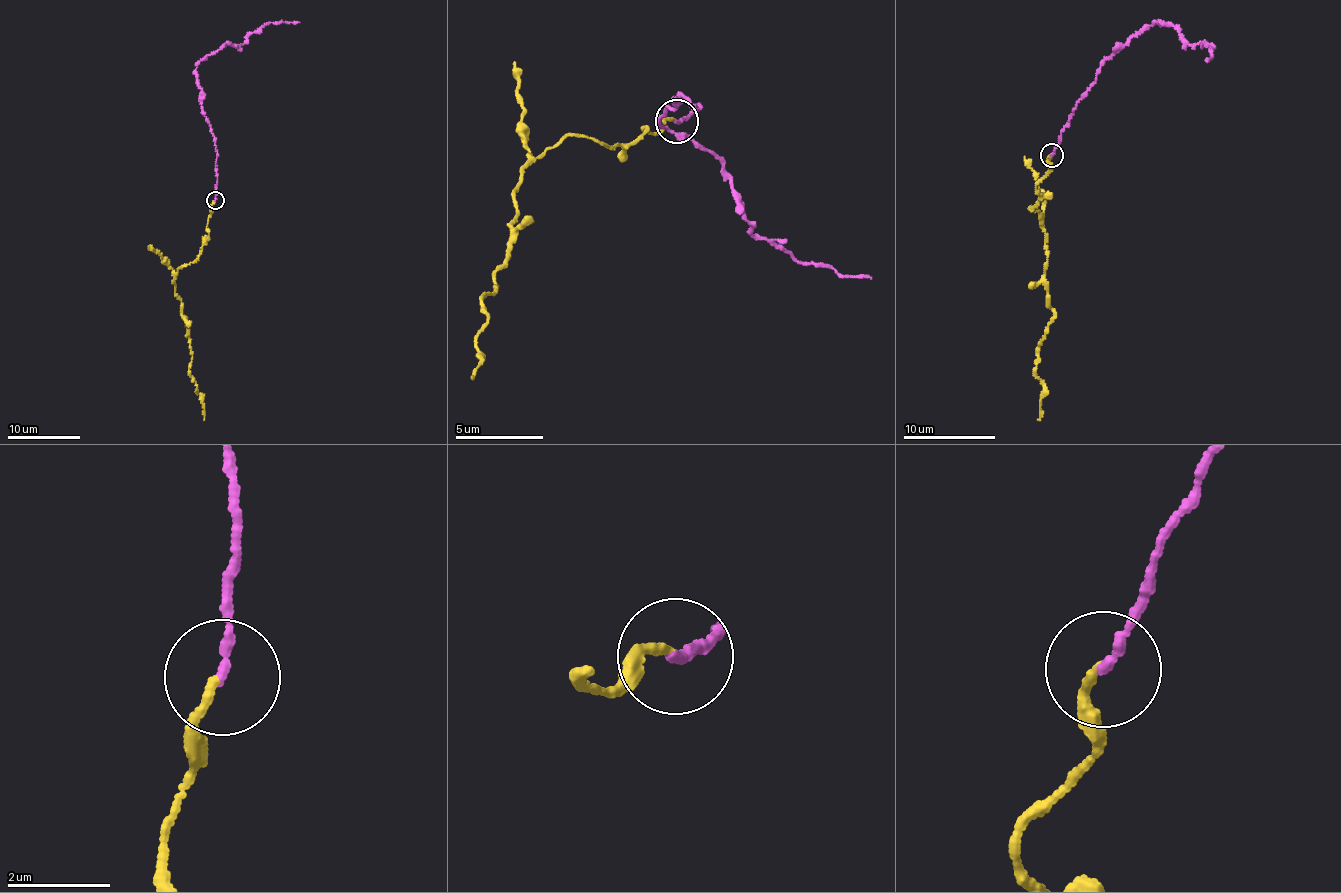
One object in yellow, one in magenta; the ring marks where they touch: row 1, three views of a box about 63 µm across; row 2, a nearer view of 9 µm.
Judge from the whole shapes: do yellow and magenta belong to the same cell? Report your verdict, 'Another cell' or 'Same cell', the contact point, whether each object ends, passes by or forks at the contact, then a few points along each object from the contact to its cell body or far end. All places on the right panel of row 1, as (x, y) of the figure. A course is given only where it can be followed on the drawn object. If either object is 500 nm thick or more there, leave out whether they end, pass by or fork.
Same cell. Place: (1051, 155). At the ring yellow ends. At the ring magenta ends. Course of yellow: (1052, 155), (1030, 207), (1043, 225), (1054, 318), (1039, 346), (1038, 419). Course of magenta: (1052, 155), (1061, 131), (1106, 59), (1155, 22), (1179, 27), (1192, 45), (1214, 47), (1207, 62)

